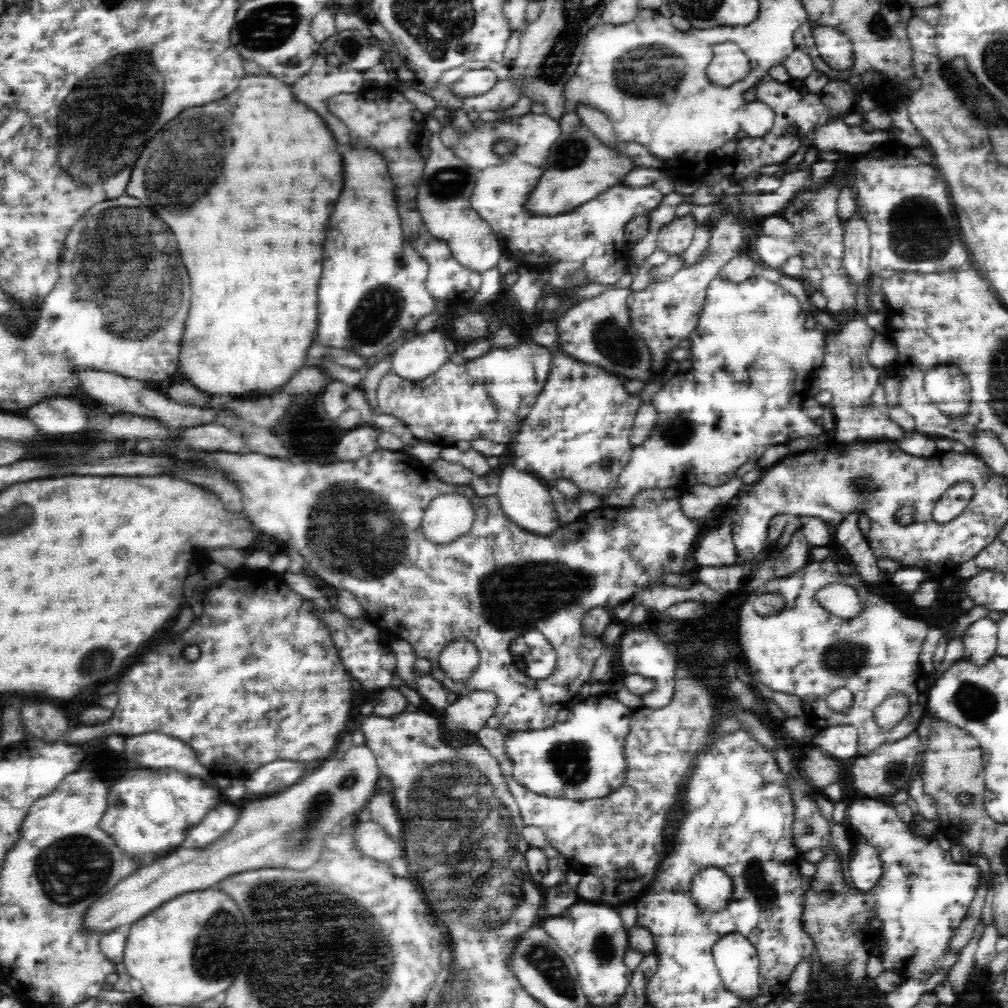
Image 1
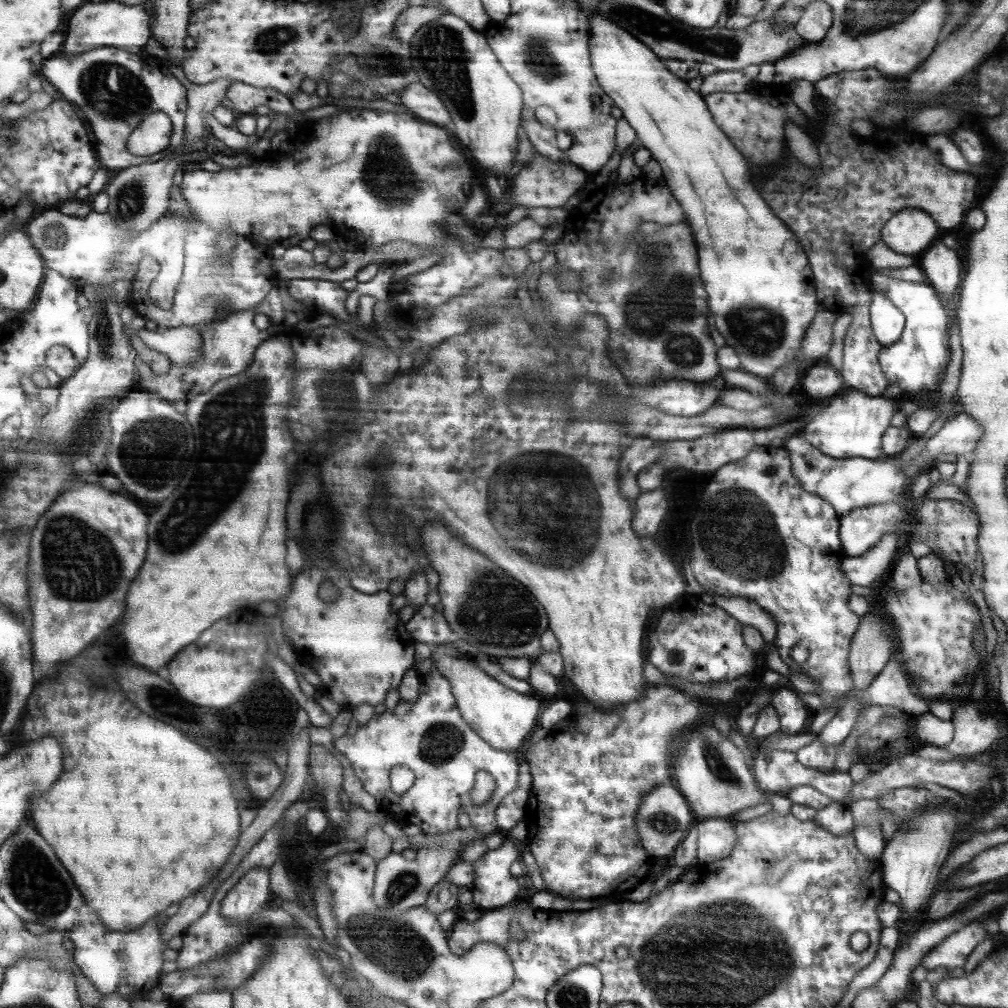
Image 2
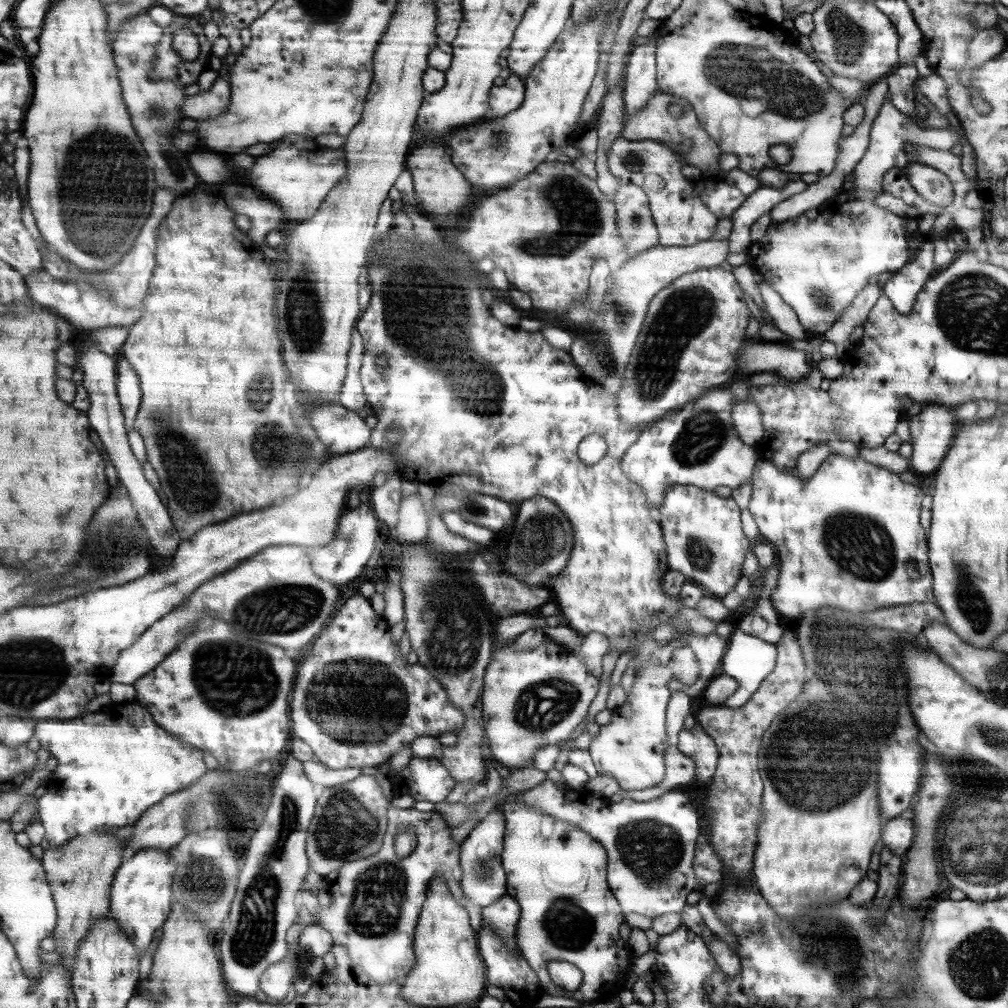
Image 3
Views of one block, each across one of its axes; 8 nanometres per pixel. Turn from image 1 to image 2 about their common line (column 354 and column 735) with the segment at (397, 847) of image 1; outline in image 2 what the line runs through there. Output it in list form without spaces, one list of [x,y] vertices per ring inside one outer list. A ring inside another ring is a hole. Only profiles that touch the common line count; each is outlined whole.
[[[729,818],[703,819],[697,826],[697,852],[699,863],[725,858],[732,852],[736,841],[734,825]]]

